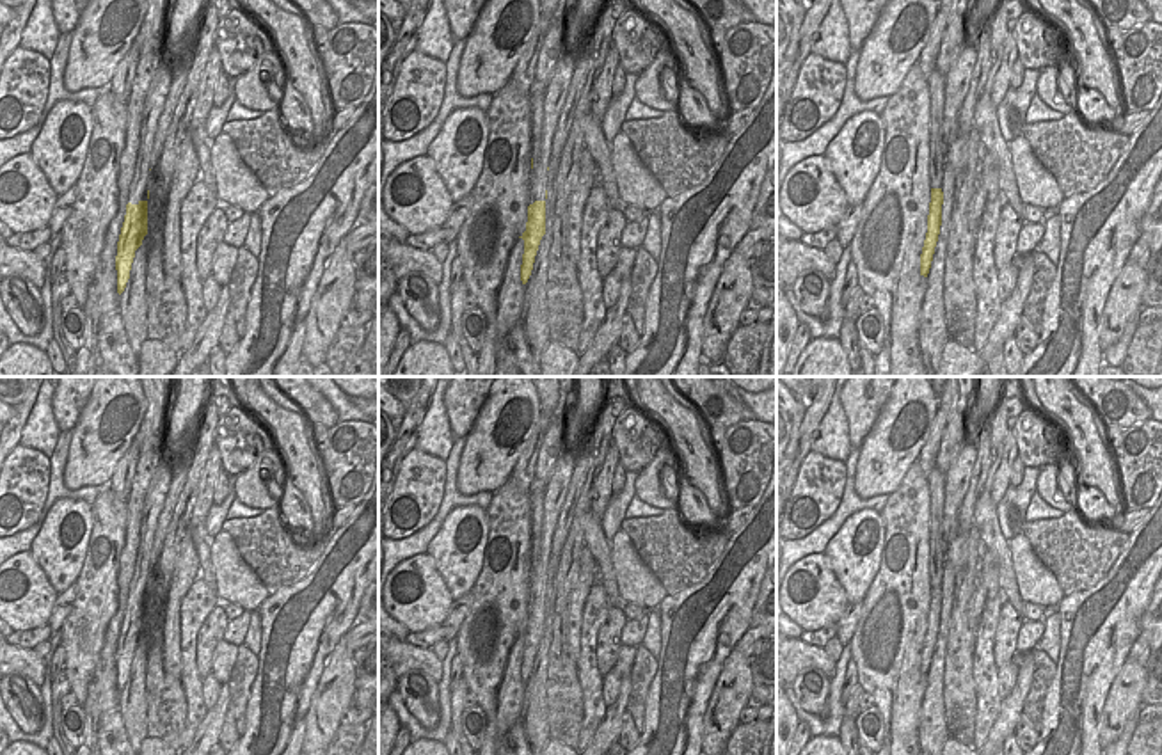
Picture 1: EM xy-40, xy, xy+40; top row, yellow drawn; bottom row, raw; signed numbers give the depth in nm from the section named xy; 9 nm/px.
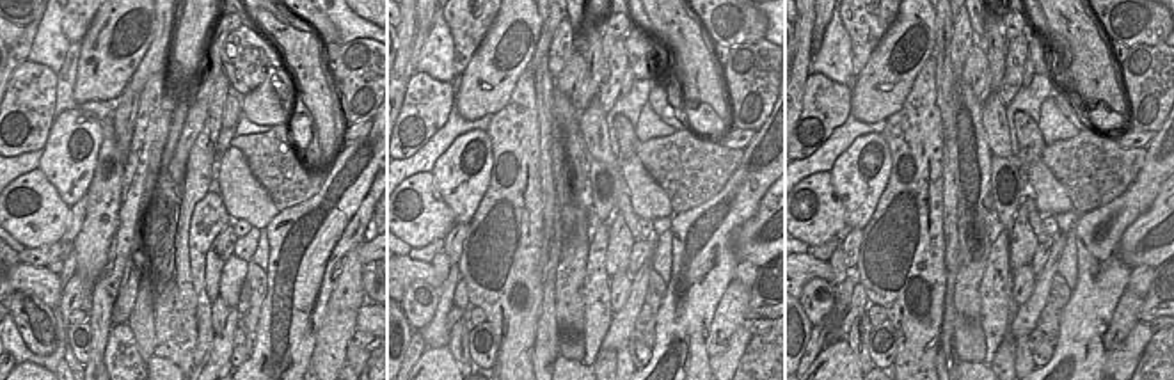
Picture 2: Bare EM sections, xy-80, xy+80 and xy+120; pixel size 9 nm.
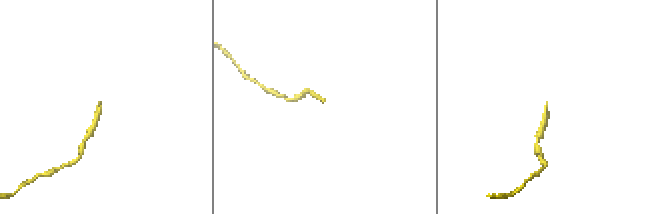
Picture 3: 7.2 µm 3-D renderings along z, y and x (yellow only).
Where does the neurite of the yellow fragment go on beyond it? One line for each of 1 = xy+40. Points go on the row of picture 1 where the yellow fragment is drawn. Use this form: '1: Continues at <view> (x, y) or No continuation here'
1: No continuation here.

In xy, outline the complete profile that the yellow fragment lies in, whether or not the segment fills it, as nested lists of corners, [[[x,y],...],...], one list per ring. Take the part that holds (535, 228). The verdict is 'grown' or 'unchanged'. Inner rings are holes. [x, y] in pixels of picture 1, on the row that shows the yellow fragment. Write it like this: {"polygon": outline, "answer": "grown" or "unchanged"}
{"polygon": [[[567,44],[560,60],[554,66],[553,76],[544,94],[540,156],[537,162],[531,158],[528,222],[526,231],[519,236],[524,240],[524,254],[521,265],[522,284],[526,284],[531,275],[540,240],[545,234],[547,171],[551,162],[553,137],[577,60],[577,46]]], "answer": "grown"}

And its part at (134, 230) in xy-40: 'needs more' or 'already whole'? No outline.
needs more

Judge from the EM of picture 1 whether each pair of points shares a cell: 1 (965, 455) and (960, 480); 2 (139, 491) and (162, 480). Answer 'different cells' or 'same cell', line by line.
1: same cell
2: different cells

